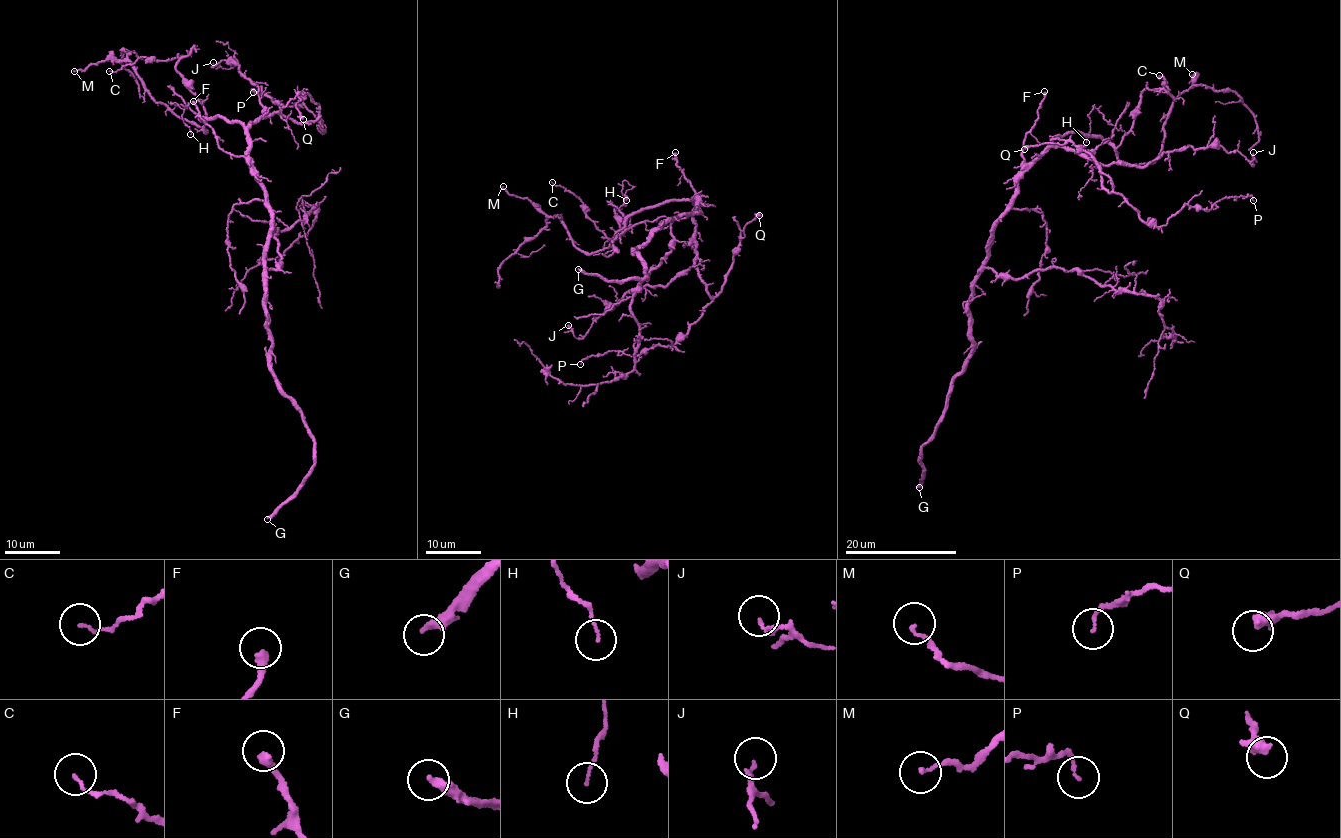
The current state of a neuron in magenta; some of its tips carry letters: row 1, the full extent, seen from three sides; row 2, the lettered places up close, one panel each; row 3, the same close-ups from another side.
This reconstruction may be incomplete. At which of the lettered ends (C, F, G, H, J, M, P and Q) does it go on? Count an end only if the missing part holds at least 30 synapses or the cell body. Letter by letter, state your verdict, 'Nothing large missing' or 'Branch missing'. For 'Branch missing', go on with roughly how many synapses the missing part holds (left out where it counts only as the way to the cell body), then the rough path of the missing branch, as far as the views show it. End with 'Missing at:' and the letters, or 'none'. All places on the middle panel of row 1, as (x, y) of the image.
C: Nothing large missing
F: Nothing large missing
G: Branch missing. Roughly 250 synapses
H: Nothing large missing
J: Nothing large missing
M: Nothing large missing
P: Nothing large missing
Q: Nothing large missing
Missing at: G

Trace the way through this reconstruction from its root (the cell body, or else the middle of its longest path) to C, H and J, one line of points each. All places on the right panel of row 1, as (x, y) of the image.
C: (1009, 209), (1020, 175), (1060, 134), (1094, 134), (1116, 147), (1141, 93), (1157, 88), (1174, 98), (1159, 75)
H: (1009, 209), (1020, 175), (1060, 134), (1073, 130), (1110, 137), (1115, 125), (1093, 106), (1086, 142)
J: (1009, 209), (1020, 175), (1053, 146), (1104, 164), (1142, 167), (1182, 147), (1219, 145), (1253, 166), (1253, 152)

